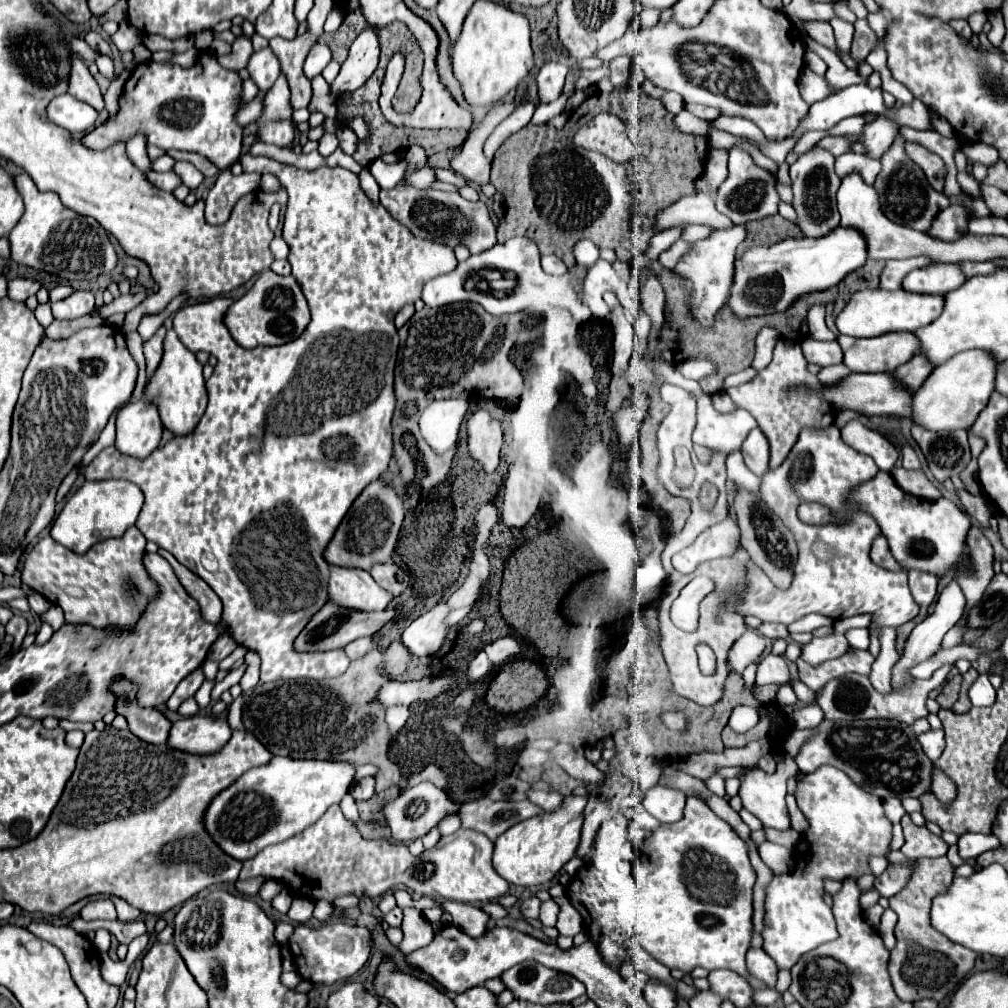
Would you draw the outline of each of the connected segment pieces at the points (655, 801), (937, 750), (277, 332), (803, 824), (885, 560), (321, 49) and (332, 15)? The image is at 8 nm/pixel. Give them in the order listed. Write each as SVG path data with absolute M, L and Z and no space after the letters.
M655 786L645 794L643 806L645 806L645 810L647 808L665 808L665 820L659 820L659 822L671 824L671 822L677 822L677 820L683 818L685 796L679 790Z
M931 728L929 732L919 734L919 742L921 742L925 754L929 754L929 758L937 760L941 756L943 748L945 748L945 734L943 734L943 730L933 730Z
M265 270L253 288L229 306L225 312L225 326L233 340L243 348L255 348L259 344L277 346L295 340L309 324L309 308L301 288L297 286L293 276L279 276L271 270Z
M788 793L785 799L789 810L791 828L802 834L807 830L807 820L805 820L805 817L799 808L797 808L797 802L795 802L794 795Z
M877 536L877 540L873 542L873 548L871 548L871 560L885 568L885 570L893 570L893 572L901 572L901 564L893 558L891 550L889 550L889 544L887 544L887 538L885 536Z
M315 44L311 50L309 50L309 56L305 60L305 76L307 78L313 78L317 76L331 60L331 50L329 46L323 46L323 44Z
M331 11L328 14L327 19L323 26L324 32L325 33L336 32L340 28L342 22L343 22L342 15L335 11Z

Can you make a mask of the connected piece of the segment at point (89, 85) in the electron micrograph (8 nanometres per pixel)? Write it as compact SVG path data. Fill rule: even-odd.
M73 54L71 56L71 70L69 70L69 88L67 92L71 96L75 96L77 100L83 100L87 104L91 104L95 110L103 110L103 94L99 92L97 82L93 80L93 76L89 74L87 66L83 64L83 60Z

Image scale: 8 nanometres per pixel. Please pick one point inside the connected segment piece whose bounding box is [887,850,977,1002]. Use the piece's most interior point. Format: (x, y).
(924, 964)

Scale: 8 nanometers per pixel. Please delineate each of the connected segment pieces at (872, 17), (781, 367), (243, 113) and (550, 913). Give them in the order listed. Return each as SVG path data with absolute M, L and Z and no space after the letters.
M877 10L877 12L871 12L869 16L867 16L867 22L869 22L869 26L875 30L875 34L877 34L877 38L881 40L883 36L885 36L885 30L887 30L887 16L885 16L885 12L883 10Z
M781 338L775 346L773 360L765 370L761 370L751 382L729 388L731 400L739 408L751 412L753 418L757 420L757 426L767 436L769 448L771 448L771 456L769 456L769 468L771 470L781 466L781 462L791 452L791 448L797 442L799 432L803 428L823 430L823 428L829 428L835 420L835 408L833 406L829 406L819 394L813 394L813 396L811 394L797 394L793 390L793 384L809 384L809 386L819 388L821 382L817 380L817 376L807 372L807 360L801 352L801 346L797 342L789 342L787 338Z
M255 98L247 104L243 104L243 108L237 112L235 120L237 120L237 124L247 126L247 124L255 122L255 118L259 118L259 114L261 114L261 98Z
M553 900L541 902L539 922L541 922L543 926L555 926L555 922L557 922L557 912L559 912L559 906L557 906Z

